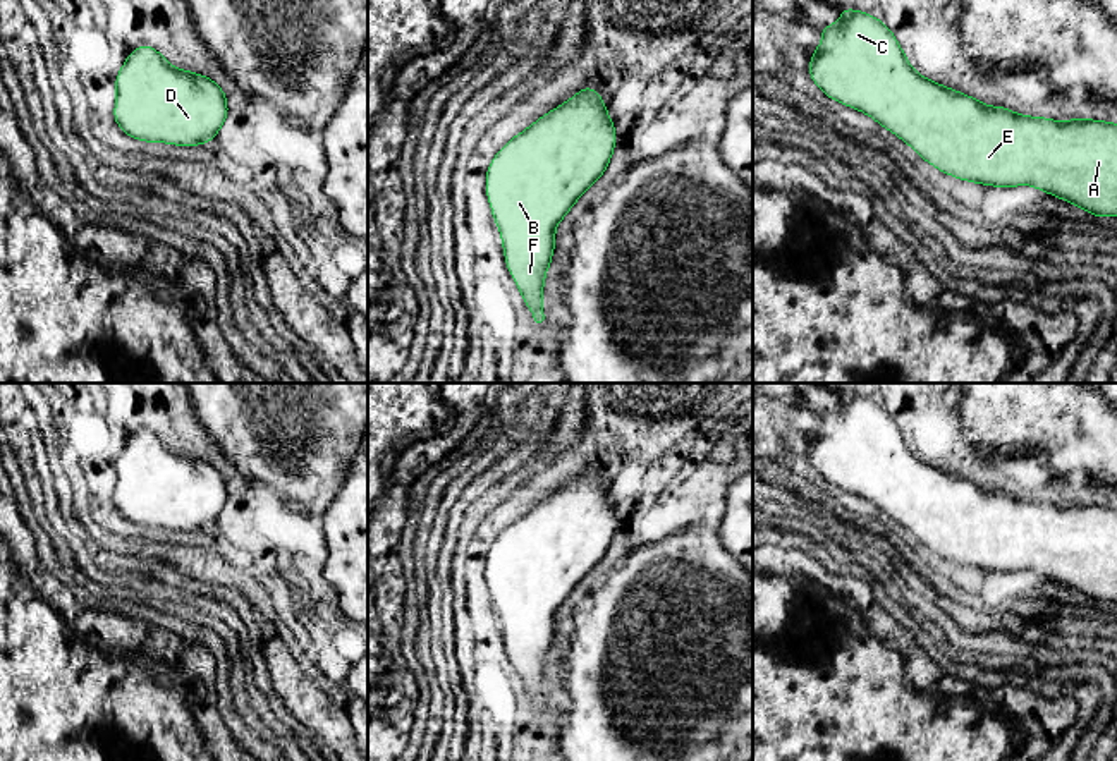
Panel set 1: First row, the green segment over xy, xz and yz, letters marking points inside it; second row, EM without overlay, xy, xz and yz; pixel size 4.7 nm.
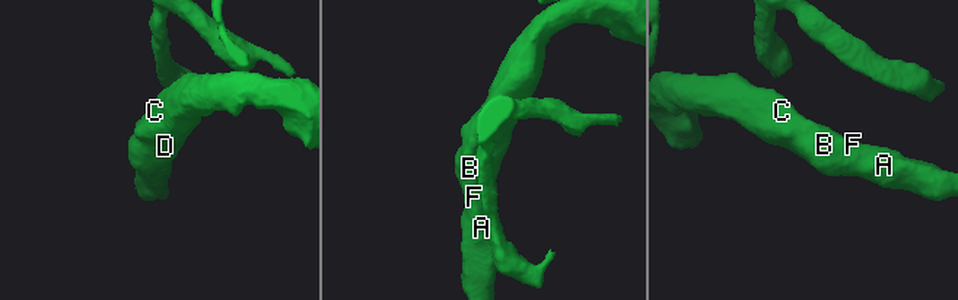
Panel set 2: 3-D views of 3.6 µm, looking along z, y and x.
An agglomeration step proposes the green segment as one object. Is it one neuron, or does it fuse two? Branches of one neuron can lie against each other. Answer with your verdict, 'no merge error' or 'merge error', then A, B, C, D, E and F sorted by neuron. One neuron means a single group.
no merge error; groups A B C D E F

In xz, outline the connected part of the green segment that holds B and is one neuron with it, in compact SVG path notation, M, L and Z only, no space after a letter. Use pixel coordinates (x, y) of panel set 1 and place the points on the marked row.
M583 88L510 139L486 170L486 196L504 242L507 268L536 323L543 314L543 278L555 249L557 223L603 175L615 148L615 127L596 89Z

